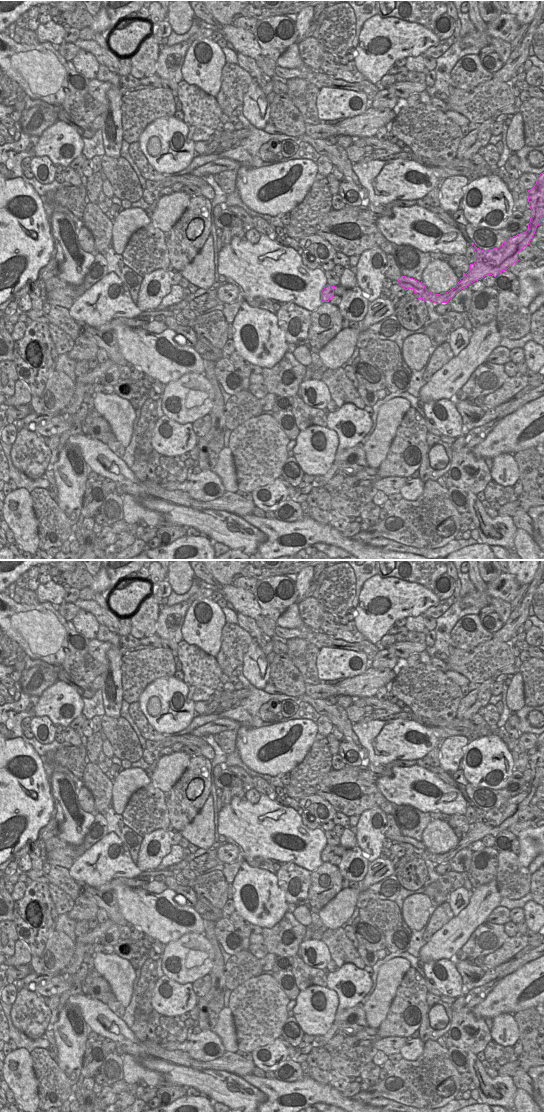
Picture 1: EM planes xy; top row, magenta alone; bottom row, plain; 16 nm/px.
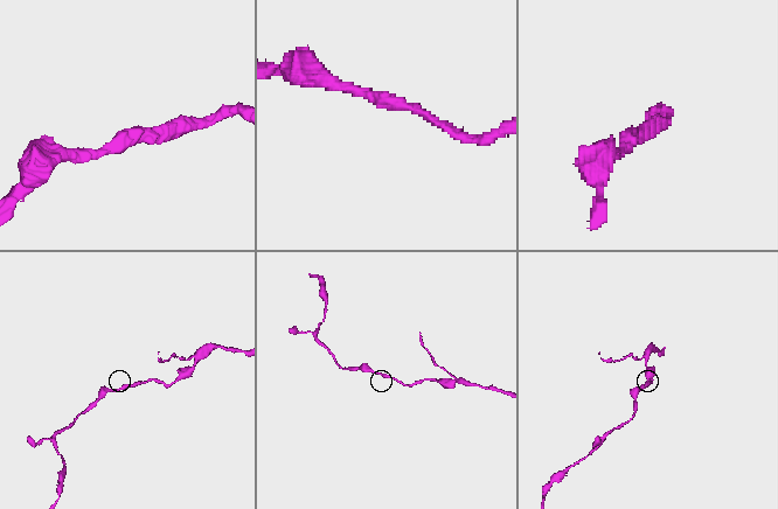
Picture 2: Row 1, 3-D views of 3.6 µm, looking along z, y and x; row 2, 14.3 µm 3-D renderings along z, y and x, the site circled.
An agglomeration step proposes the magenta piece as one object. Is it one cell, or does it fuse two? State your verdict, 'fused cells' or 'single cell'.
single cell

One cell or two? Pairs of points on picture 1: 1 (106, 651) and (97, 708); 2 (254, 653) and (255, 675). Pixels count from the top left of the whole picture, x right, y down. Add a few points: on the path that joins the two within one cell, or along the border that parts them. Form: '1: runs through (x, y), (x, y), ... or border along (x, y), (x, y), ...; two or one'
1: border along (101, 689), (102, 705), (105, 712); two
2: runs through (254, 658), (255, 670); one

